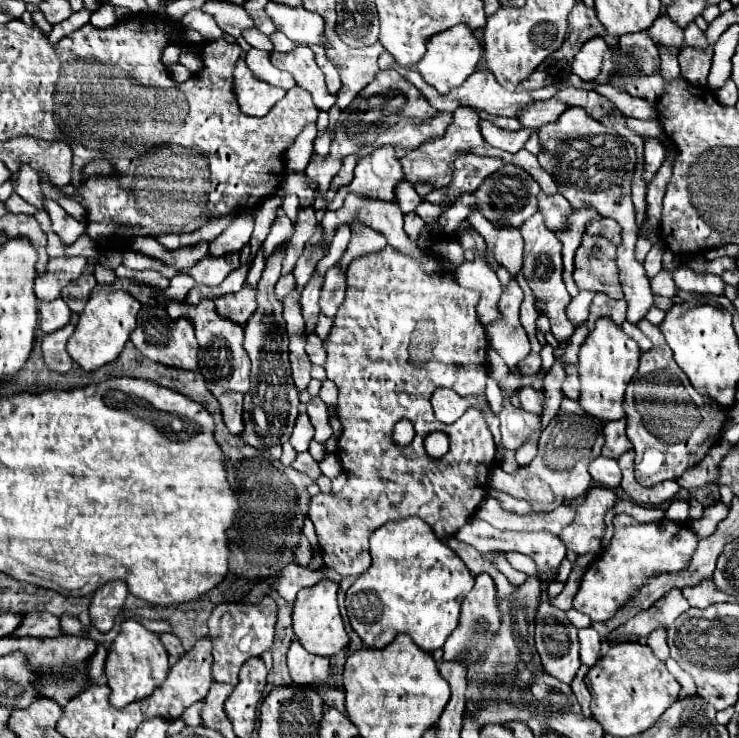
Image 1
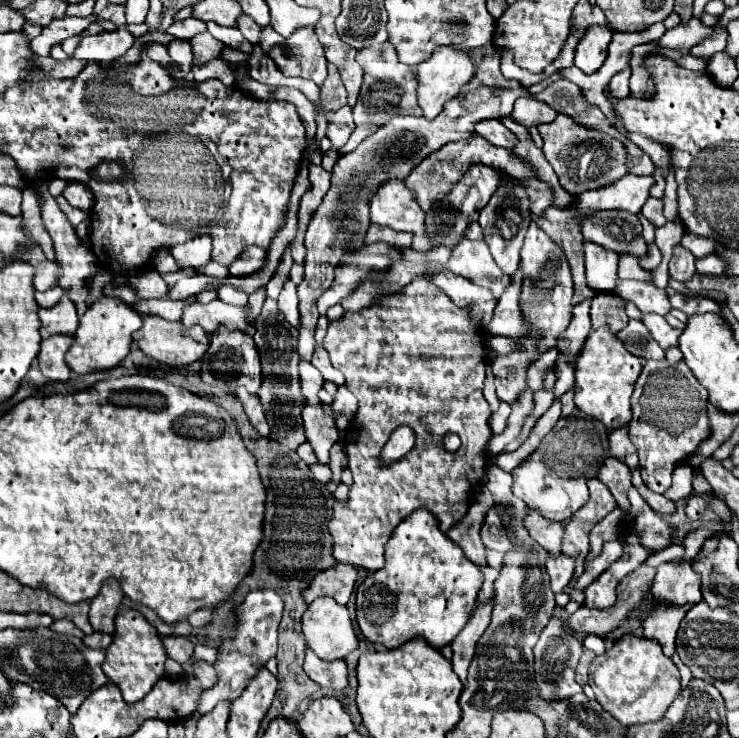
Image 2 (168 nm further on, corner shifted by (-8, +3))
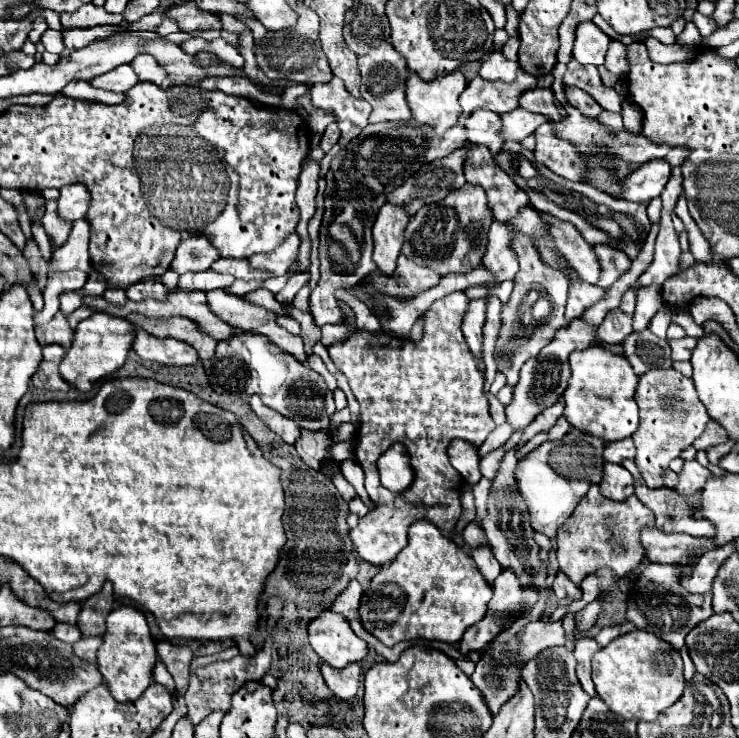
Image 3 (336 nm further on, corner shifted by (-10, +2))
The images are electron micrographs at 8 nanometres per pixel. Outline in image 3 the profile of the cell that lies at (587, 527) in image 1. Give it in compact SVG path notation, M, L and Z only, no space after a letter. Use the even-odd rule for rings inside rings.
M592 485L580 499L568 523L564 523L556 535L560 571L578 587L588 575L594 575L600 569L610 569L616 577L628 575L644 559L644 549L640 545L642 527L654 527L654 515L646 505L642 505L634 495L624 503L614 503L600 495L598 485Z

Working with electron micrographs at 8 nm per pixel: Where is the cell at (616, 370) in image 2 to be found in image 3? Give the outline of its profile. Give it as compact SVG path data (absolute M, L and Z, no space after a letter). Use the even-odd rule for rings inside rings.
M590 345L584 351L574 351L570 355L572 377L564 391L564 417L566 421L588 435L602 439L604 443L614 443L638 429L638 405L634 401L634 391L638 377L626 357L618 357L600 345Z

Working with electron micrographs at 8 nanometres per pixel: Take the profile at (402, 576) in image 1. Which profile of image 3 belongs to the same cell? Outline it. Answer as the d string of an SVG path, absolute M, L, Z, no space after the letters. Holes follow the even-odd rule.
M416 521L408 531L408 545L396 555L386 571L378 571L370 581L370 587L362 595L360 617L366 631L370 631L384 645L394 647L400 641L410 639L428 639L428 641L444 641L458 643L464 631L476 625L486 615L486 605L492 599L492 585L480 575L474 559L460 549L450 537L442 535L442 531L430 521ZM390 587L398 587L404 593L390 593Z

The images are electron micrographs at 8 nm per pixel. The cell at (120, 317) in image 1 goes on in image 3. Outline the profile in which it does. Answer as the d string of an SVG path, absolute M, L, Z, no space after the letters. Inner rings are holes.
M94 313L88 319L80 321L76 327L76 333L74 333L72 347L66 351L66 355L60 363L62 379L68 381L72 387L76 387L80 393L88 393L98 379L112 375L114 371L118 371L124 365L126 355L132 347L134 335L136 335L136 327L122 317Z

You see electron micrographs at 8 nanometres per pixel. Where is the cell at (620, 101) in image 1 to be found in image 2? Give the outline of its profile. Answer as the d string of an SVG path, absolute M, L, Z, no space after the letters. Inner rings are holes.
M628 67L626 70L618 72L612 80L610 80L610 84L608 84L608 88L610 88L610 92L612 92L612 96L616 96L616 98L626 98L626 96L630 96L629 89L629 79L631 76L631 68Z

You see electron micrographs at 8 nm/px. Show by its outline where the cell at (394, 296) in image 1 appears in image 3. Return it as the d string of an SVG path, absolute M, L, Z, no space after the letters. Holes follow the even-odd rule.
M450 293L438 299L436 303L432 303L432 307L424 313L424 337L418 343L408 339L401 340L384 332L376 335L376 333L357 330L346 341L328 347L334 365L338 367L338 371L346 375L348 385L360 403L362 423L358 427L354 453L366 473L366 491L370 499L376 503L376 509L358 521L358 525L350 531L350 539L358 555L372 565L388 565L406 547L408 527L420 519L434 523L444 535L452 533L460 517L462 477L450 465L446 449L450 441L456 437L466 439L472 445L482 445L488 433L496 427L488 413L488 401L482 389L484 379L478 371L478 359L470 353L468 345L464 343L464 335L460 331L460 323L464 319L464 311L468 311L468 303L470 299L464 293ZM394 443L402 443L406 447L410 455L410 465L416 475L412 485L402 493L392 493L386 487L382 487L378 467L376 467L378 457Z

